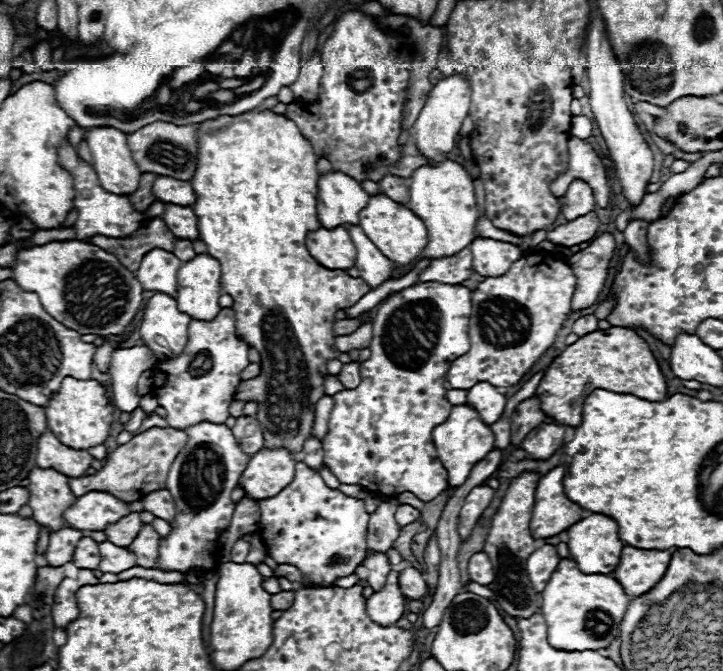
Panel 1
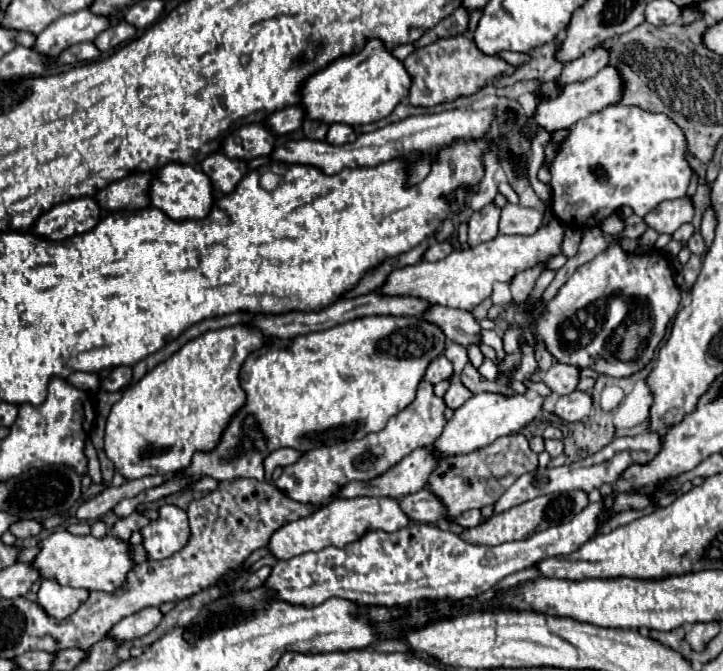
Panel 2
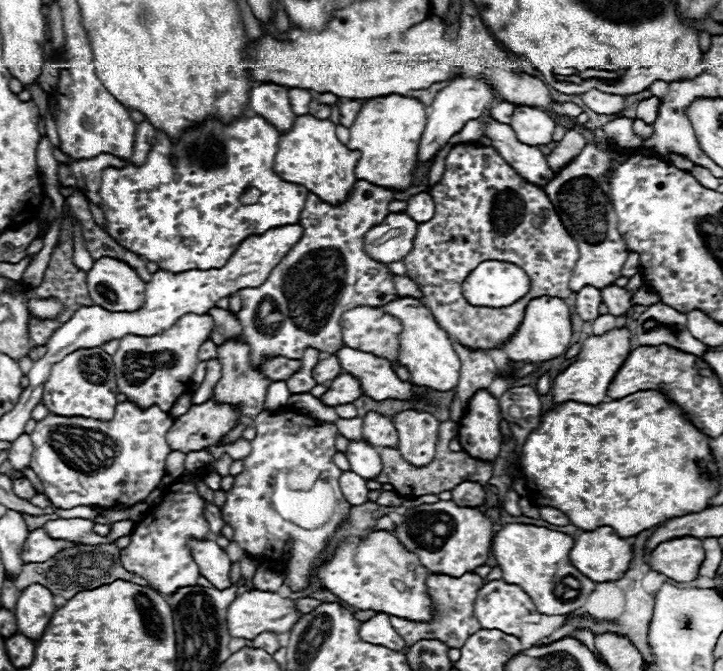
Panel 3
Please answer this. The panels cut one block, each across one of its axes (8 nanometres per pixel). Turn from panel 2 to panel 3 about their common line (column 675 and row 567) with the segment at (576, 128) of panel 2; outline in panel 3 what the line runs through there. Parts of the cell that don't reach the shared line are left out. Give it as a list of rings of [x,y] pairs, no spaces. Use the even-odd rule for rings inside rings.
[[[194,474],[196,480],[174,482],[164,490],[162,502],[152,510],[152,516],[144,516],[136,522],[130,534],[130,544],[120,550],[120,564],[124,570],[148,580],[152,588],[162,594],[174,594],[182,586],[194,586],[200,570],[190,554],[190,540],[206,540],[208,520],[204,518],[204,500],[198,496],[196,482],[202,474]]]

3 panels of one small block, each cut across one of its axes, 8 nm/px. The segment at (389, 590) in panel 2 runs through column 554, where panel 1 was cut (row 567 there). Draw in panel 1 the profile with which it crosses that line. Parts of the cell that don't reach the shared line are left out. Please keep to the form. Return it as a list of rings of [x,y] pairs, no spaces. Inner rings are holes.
[[[544,544],[542,548],[538,548],[530,554],[530,558],[526,560],[526,572],[528,572],[528,578],[534,586],[534,590],[542,592],[546,588],[558,562],[560,562],[560,556],[556,552],[556,546],[552,546],[552,544]]]

